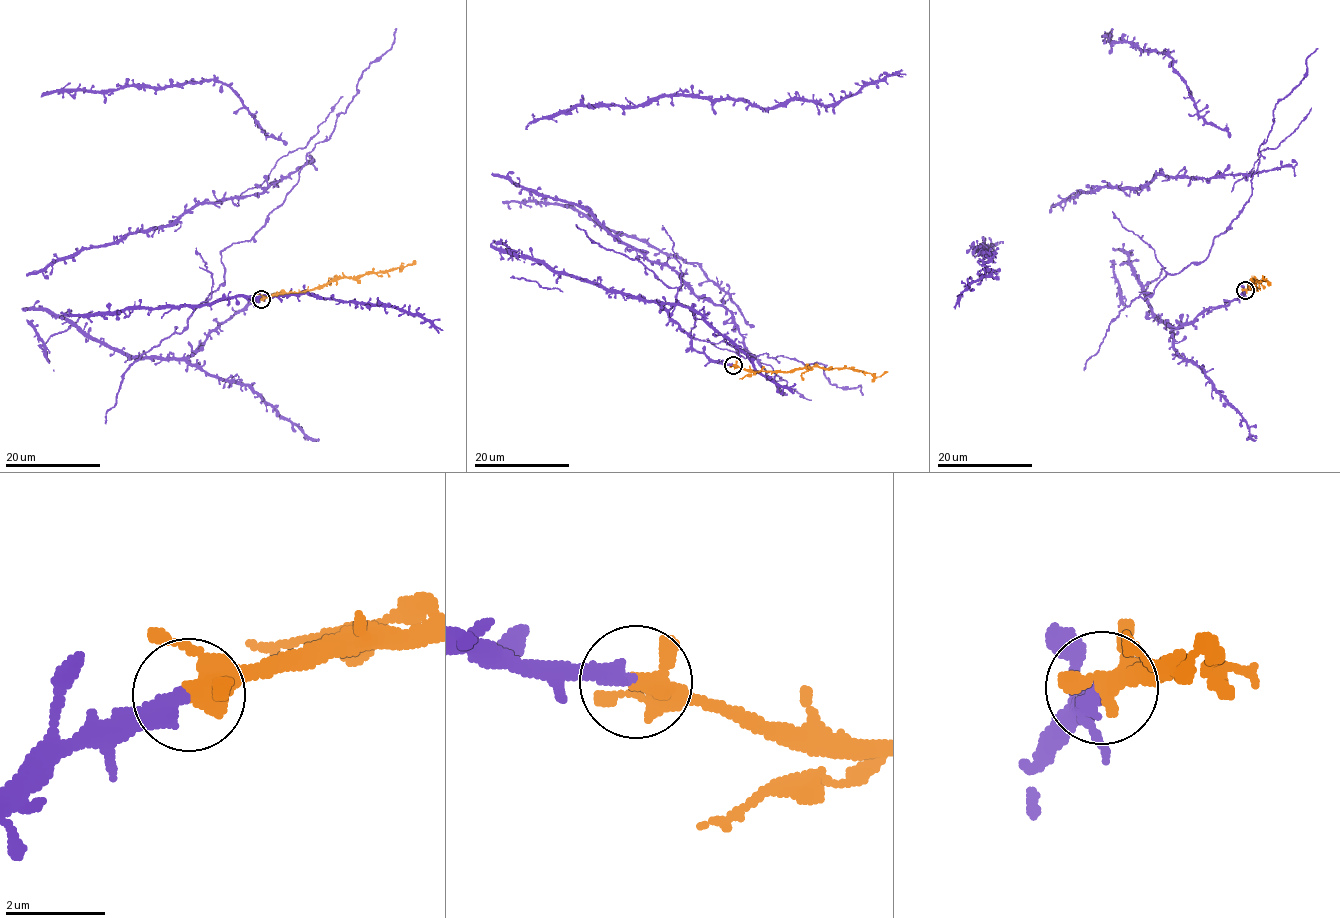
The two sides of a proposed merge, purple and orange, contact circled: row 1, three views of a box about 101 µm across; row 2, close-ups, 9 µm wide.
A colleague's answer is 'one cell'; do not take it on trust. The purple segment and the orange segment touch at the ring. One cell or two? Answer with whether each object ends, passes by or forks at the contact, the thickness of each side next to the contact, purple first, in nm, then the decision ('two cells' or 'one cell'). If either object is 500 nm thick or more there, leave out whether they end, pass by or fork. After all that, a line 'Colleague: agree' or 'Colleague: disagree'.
purple ends; orange forks; calibres 360 and 280 nm; one cell
Colleague: agree

